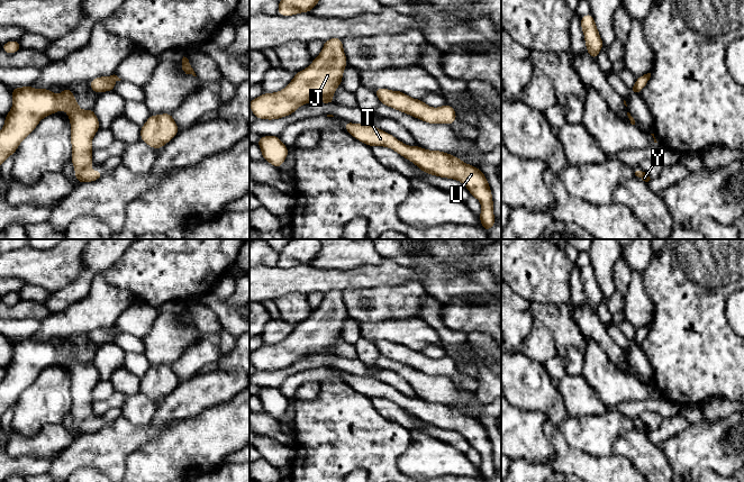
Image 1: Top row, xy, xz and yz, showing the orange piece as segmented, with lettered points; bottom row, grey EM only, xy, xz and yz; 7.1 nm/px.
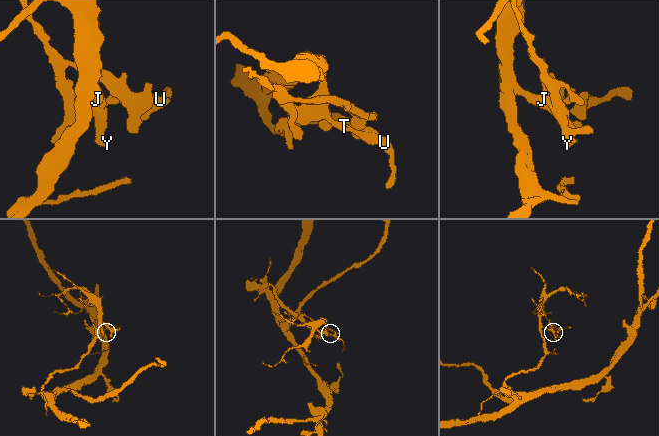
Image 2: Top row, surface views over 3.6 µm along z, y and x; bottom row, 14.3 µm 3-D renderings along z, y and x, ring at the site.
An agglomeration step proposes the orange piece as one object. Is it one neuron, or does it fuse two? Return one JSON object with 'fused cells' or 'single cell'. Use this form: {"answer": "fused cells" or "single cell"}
{"answer": "single cell"}

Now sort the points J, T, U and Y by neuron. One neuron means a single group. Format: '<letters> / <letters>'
J T U Y

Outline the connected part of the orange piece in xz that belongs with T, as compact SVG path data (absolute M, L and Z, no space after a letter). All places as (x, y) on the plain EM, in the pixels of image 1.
M345 373L345 382L350 384L354 390L366 395L370 399L383 398L393 401L402 409L409 411L411 415L417 417L426 426L433 426L435 428L454 430L460 433L466 438L471 447L477 449L481 455L482 462L479 467L481 478L486 482L490 482L493 479L496 471L493 466L492 444L490 442L489 434L484 428L484 425L480 422L478 419L462 413L459 409L451 407L450 404L444 404L441 402L428 402L417 397L408 398L402 393L398 392L391 385L385 384L373 376L352 375L350 373Z

